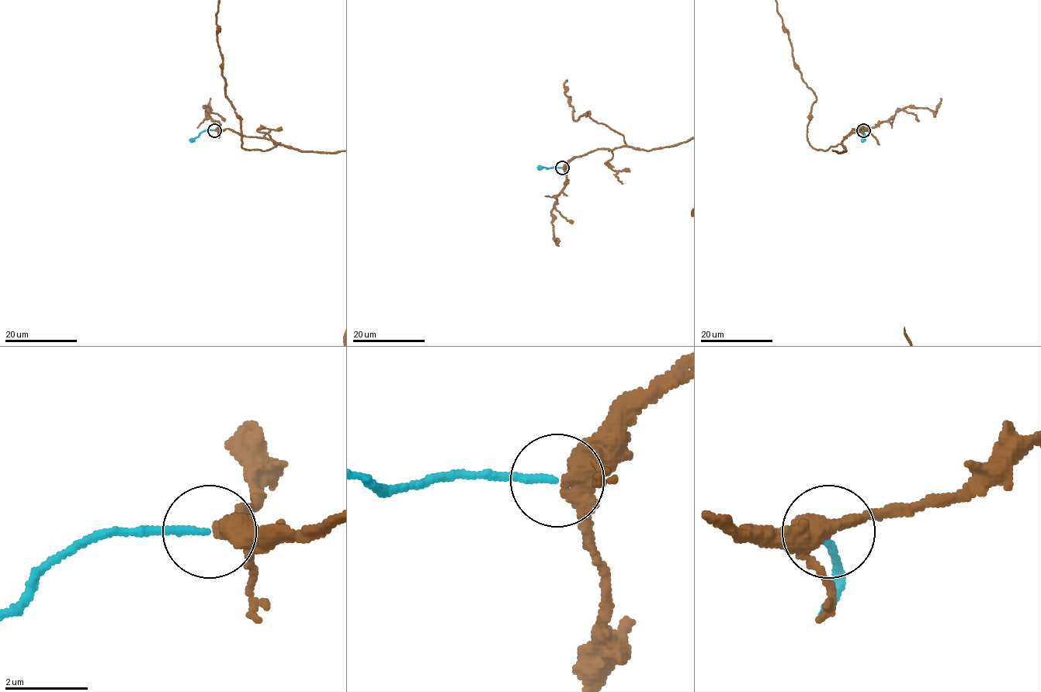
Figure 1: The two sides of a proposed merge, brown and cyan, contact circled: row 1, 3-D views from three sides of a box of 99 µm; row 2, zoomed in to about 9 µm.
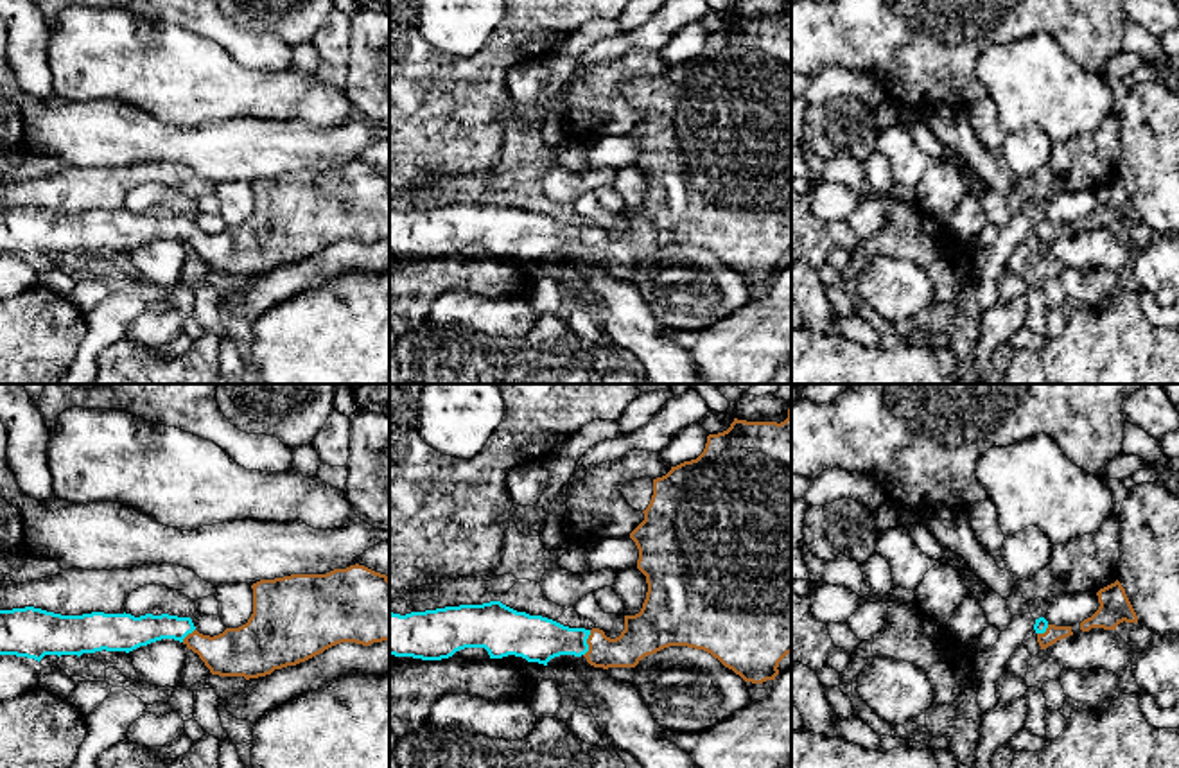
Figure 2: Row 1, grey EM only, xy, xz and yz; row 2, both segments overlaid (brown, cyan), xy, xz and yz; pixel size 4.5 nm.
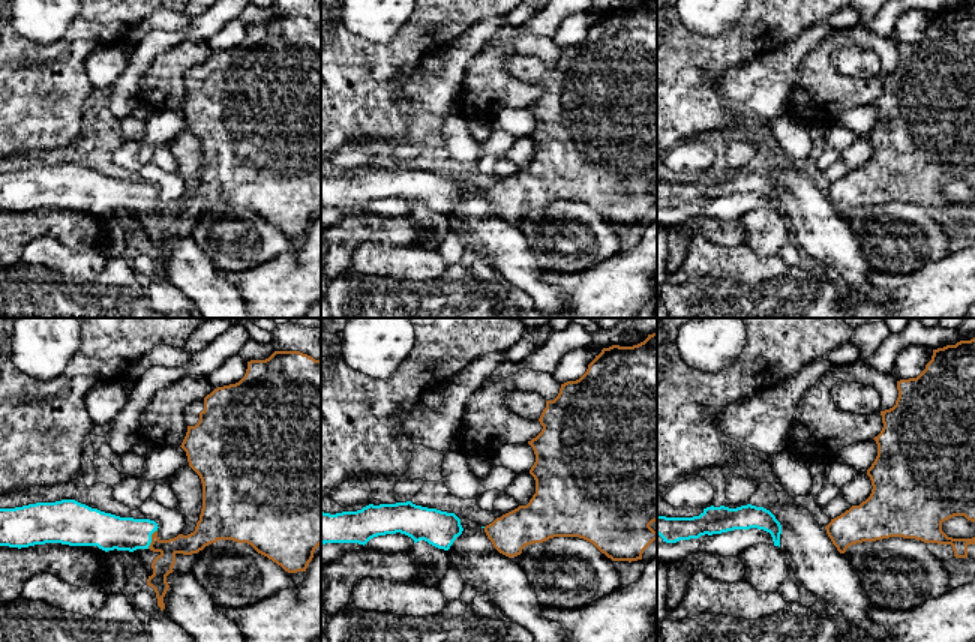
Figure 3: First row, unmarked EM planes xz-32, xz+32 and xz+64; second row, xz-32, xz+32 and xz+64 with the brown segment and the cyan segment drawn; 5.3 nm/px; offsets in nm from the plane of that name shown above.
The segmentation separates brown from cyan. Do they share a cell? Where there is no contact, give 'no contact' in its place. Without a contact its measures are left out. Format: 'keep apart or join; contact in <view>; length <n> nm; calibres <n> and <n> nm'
join; contact in xz; length 120 nm; calibres 170 and 200 nm

